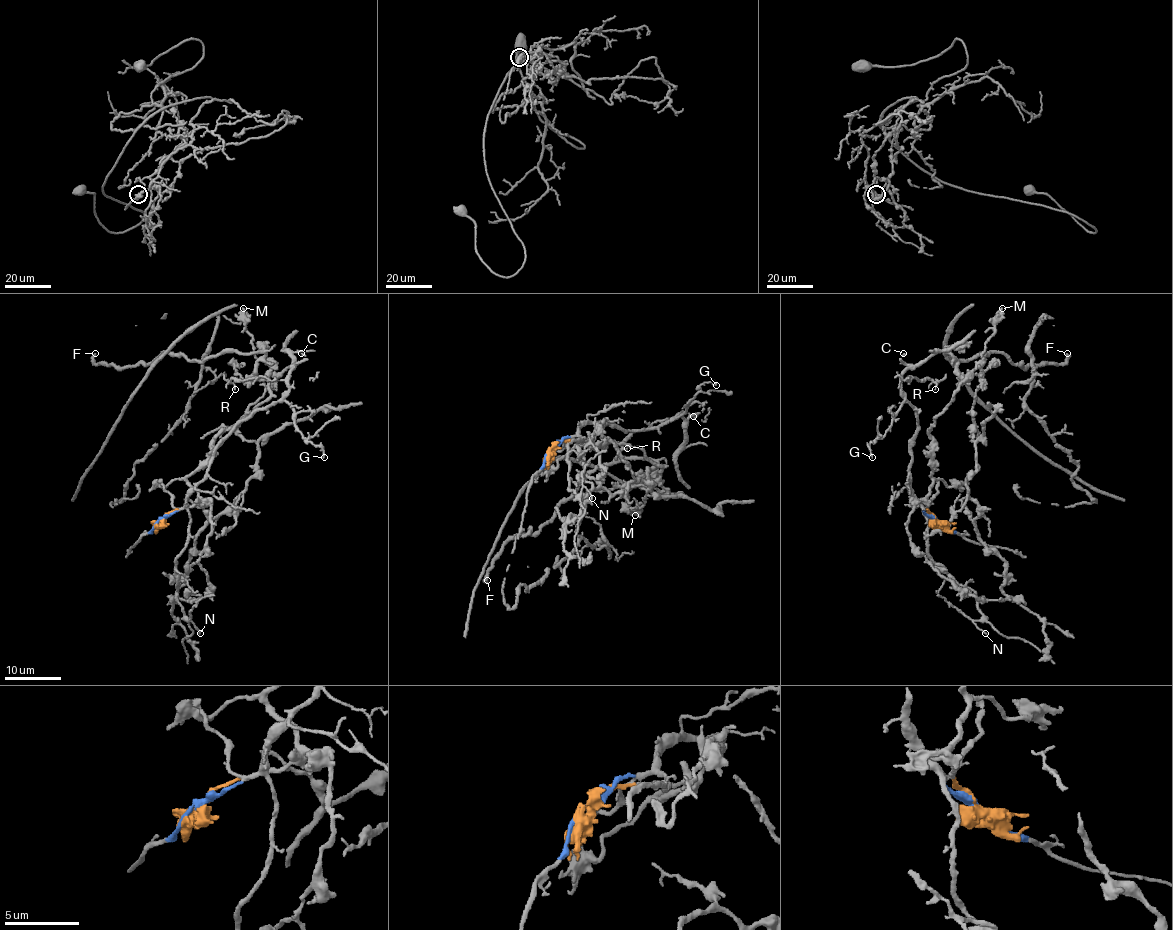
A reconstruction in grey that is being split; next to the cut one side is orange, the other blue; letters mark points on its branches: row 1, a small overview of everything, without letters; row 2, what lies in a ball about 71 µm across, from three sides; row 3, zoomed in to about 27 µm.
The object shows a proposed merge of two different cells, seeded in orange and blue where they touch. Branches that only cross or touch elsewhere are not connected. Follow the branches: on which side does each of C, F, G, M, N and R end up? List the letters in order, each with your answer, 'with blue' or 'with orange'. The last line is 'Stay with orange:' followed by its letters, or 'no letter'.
C: with blue
F: with orange
G: with blue
M: with orange
N: with blue
R: with blue
Stay with orange: F, M

